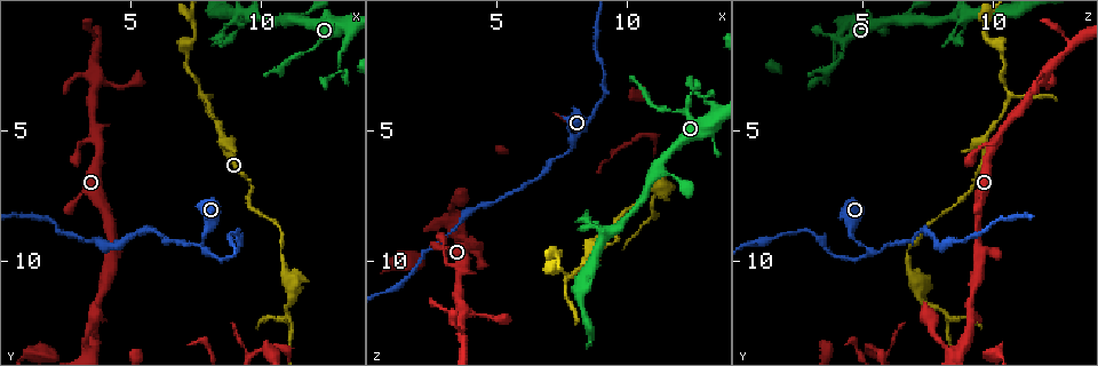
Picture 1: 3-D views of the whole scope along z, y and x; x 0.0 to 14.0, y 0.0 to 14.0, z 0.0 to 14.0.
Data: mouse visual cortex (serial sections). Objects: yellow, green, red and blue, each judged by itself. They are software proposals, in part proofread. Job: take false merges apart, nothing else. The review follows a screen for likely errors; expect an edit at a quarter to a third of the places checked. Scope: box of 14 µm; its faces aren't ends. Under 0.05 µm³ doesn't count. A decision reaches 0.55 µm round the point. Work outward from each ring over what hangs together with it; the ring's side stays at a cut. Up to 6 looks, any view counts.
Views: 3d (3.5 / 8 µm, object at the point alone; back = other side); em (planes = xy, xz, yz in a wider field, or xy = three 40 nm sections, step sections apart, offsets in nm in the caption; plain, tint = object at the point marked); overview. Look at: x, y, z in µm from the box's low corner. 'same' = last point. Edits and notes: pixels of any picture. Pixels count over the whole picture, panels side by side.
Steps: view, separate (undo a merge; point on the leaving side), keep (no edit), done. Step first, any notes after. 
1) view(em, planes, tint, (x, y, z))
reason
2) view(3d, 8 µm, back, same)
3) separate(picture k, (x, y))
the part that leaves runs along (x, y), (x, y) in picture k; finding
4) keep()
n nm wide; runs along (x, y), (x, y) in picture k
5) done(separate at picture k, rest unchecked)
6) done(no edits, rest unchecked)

view(3d, 3.5 µm, (13.4, 1.0, 4.7))
three arms meet

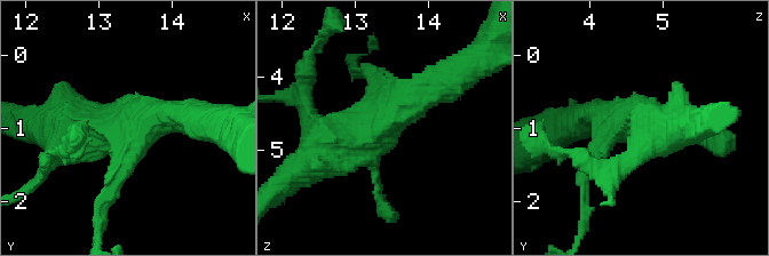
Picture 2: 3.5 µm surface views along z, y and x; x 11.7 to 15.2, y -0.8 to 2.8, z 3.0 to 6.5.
view(em, xy, step 2, tint, (13.35, 1.00, 4.60))

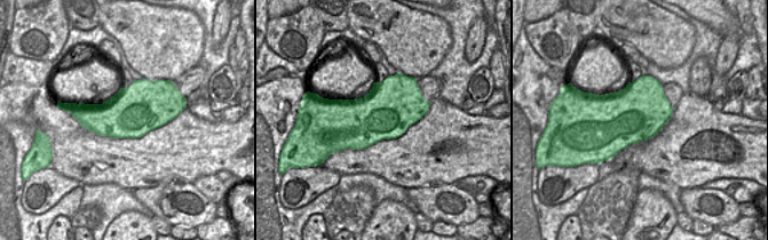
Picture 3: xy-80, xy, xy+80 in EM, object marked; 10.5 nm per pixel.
keep()
runs along (311, 145), (386, 119), (374, 74) in picture 2; one cell here

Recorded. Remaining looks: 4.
view(3d, 3.5 µm, (11.8, 2.0, 4.2))
narrows sharply

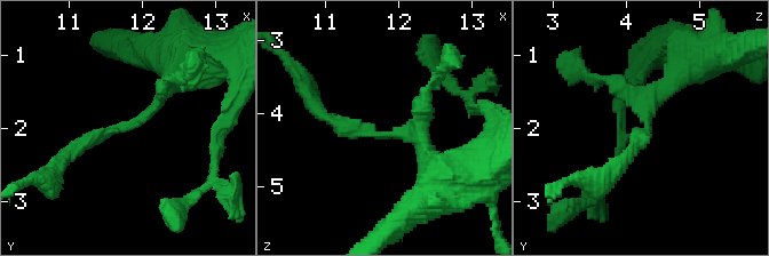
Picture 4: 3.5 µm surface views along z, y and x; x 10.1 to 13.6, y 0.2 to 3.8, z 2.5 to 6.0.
view(em, xy, step 5, tint, (11.85, 2.00, 4.30))
arms of 200, 200 nm; shape alone is not enough

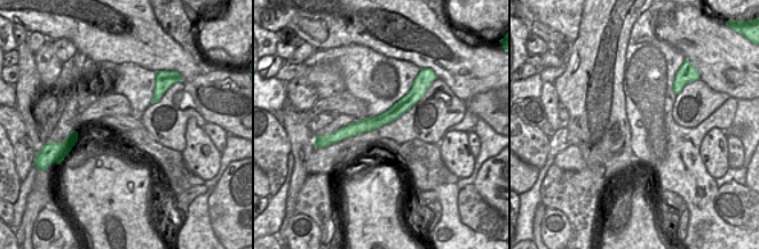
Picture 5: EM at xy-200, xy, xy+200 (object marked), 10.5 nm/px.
separate(picture 4, (89, 136))
a second cell is stuck on

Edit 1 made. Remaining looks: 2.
view(3d, 3.5 µm, (11.0, 10.6, 7.0))
sudden change in width

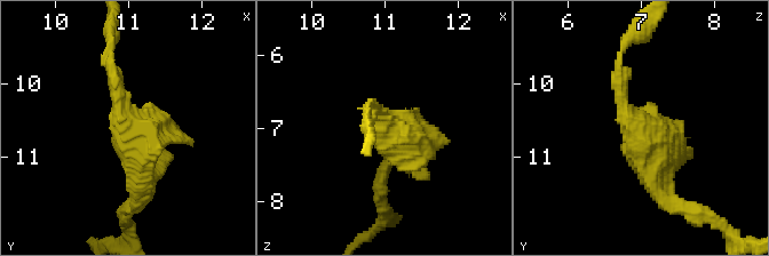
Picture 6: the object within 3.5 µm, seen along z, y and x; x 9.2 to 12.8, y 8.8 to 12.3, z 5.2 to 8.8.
view(em, xy, step 2, tint, (11.05, 10.65, 6.95))

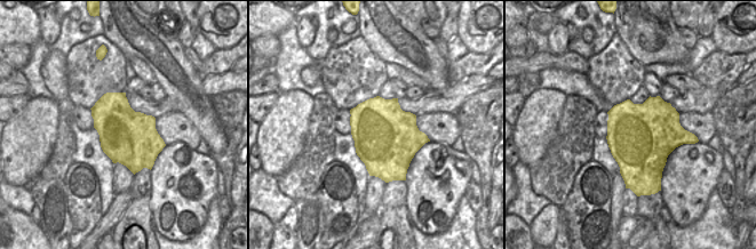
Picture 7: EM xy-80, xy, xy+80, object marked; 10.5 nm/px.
keep()
runs along (621, 81), (650, 183), (678, 207) in picture 6; one cell here

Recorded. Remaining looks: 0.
done(separate at picture 4, rest unchecked)

